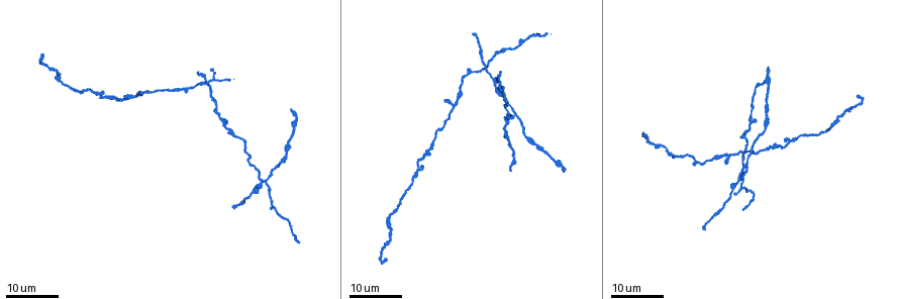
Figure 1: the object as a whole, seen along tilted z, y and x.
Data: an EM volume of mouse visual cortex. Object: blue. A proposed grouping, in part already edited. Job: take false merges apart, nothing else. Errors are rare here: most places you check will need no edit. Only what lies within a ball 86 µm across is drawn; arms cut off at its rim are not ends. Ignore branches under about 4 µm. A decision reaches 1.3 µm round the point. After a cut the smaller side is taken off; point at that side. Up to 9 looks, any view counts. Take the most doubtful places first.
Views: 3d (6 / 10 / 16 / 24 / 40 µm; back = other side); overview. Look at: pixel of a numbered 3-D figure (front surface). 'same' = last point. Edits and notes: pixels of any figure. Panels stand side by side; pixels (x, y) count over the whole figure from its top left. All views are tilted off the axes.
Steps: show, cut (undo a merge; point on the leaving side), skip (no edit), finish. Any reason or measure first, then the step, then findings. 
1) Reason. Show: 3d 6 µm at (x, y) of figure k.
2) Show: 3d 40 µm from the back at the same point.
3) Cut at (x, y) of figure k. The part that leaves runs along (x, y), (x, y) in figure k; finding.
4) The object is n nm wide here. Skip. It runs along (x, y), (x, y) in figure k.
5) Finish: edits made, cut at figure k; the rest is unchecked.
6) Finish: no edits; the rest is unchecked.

Looks like a crossing. Show: 3d 24 µm at (264, 182) of figure 1.

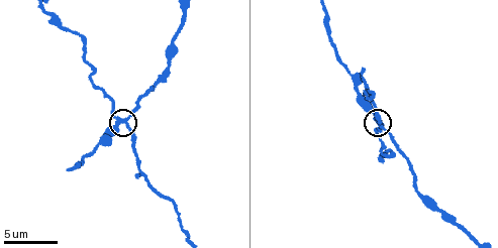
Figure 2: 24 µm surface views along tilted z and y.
Show: 3d 6 µm at (122, 119) of figure 2.

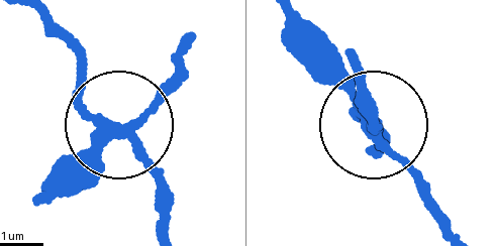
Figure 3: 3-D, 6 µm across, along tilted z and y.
4 arms meet here. Cut at (321, 74) of figure 3. The part that leaves runs along (114, 131), (149, 108), (180, 43) in figure 3; two neurons meet here.

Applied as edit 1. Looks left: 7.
Three-way junction. Show: 3d 24 µm at (729, 156) of figure 1.

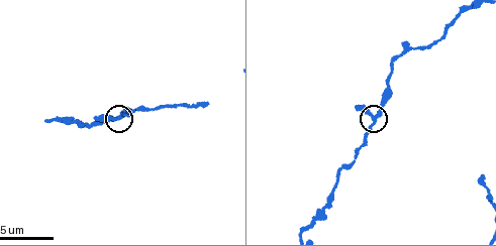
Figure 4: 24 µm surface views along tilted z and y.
Show: 3d 10 µm at (374, 118) of figure 4.

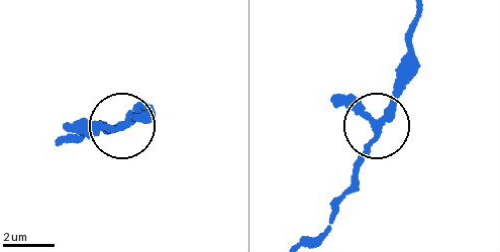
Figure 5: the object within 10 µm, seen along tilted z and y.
The side arm is 31 µm long. Skip. One neuron here.

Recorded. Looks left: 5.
Side arm on a straight run. Show: 3d 16 µm at (140, 168) of figure 2.

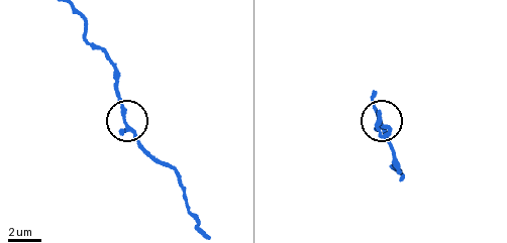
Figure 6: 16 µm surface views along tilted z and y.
Show: 3d 6 µm at (126, 120) of figure 6.

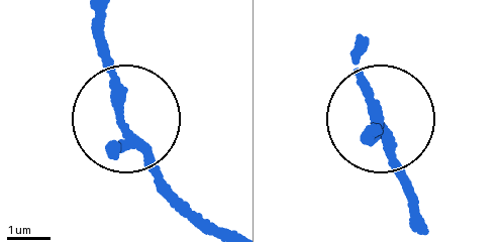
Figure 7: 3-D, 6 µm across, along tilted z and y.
Skip. It runs along (100, 12), (121, 121), (175, 195) in figure 7; all the same neuron.

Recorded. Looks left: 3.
Show: 3d 16 µm at (212, 95) of figure 1.

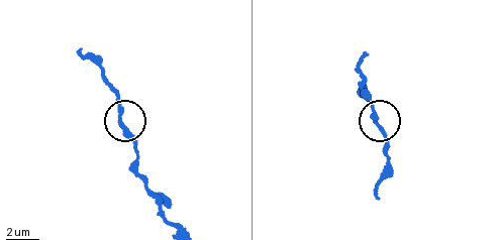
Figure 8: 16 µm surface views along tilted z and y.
Show: 3d 10 µm at (120, 125) of figure 8.

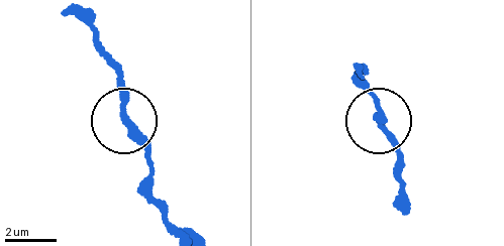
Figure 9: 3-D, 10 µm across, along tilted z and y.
Skip. It runs along (122, 118), (142, 152), (152, 187) in figure 9; all the same neuron.

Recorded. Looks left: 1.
Finish: edits made, cut at figure 3; the rest is unchecked.

